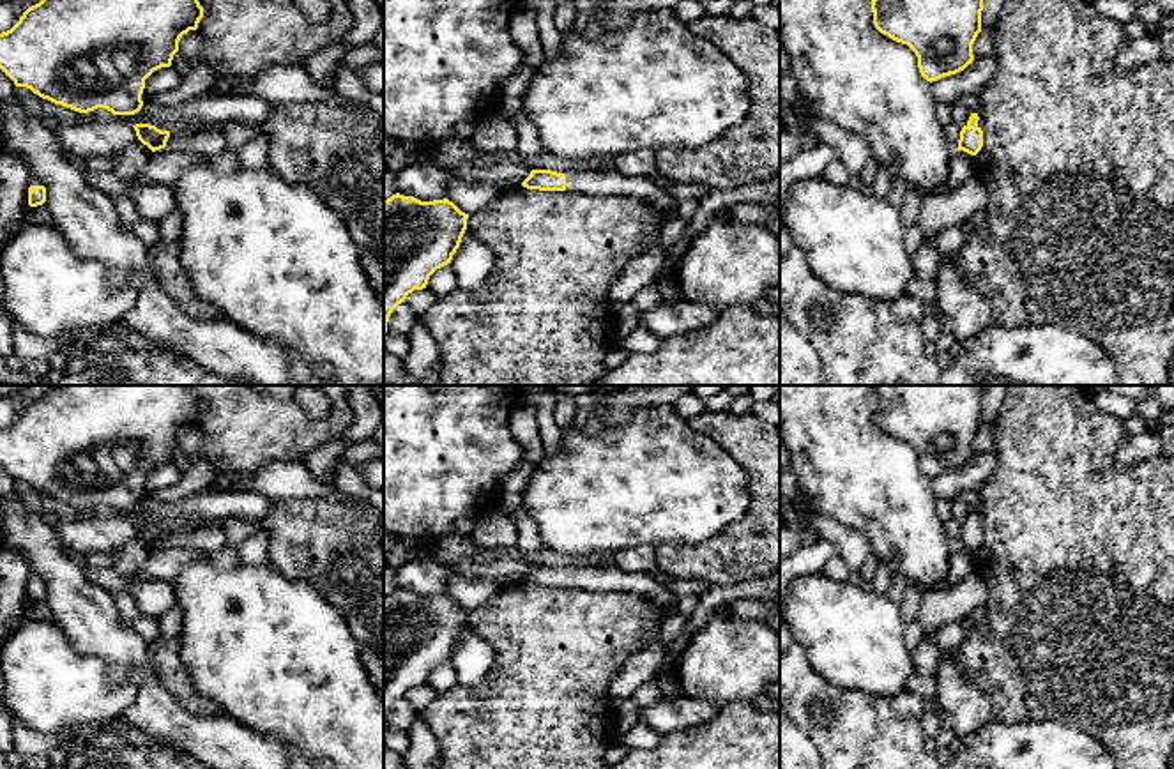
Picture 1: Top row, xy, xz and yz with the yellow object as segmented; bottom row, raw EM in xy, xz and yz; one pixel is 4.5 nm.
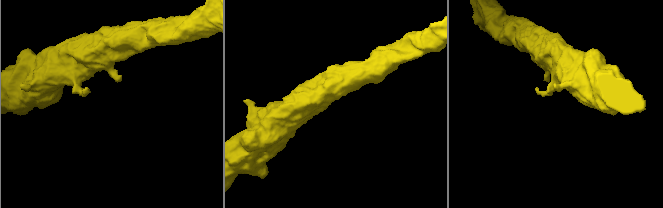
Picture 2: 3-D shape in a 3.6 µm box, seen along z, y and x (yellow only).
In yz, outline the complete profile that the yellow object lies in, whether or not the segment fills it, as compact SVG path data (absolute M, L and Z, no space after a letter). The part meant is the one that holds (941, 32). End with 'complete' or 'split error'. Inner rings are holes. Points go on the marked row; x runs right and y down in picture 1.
M872 0L872 11L880 34L916 53L926 81L957 74L972 64L983 0Z; complete

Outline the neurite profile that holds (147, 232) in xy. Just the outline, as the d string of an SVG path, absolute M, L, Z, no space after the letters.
M140 219L134 225L134 233L140 237L140 240L143 240L149 247L156 247L157 244L161 244L163 237L161 232L157 228L157 225Z

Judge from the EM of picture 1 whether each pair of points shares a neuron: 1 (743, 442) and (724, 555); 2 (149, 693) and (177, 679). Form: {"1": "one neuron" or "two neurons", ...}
{"1": "one neuron", "2": "two neurons"}

